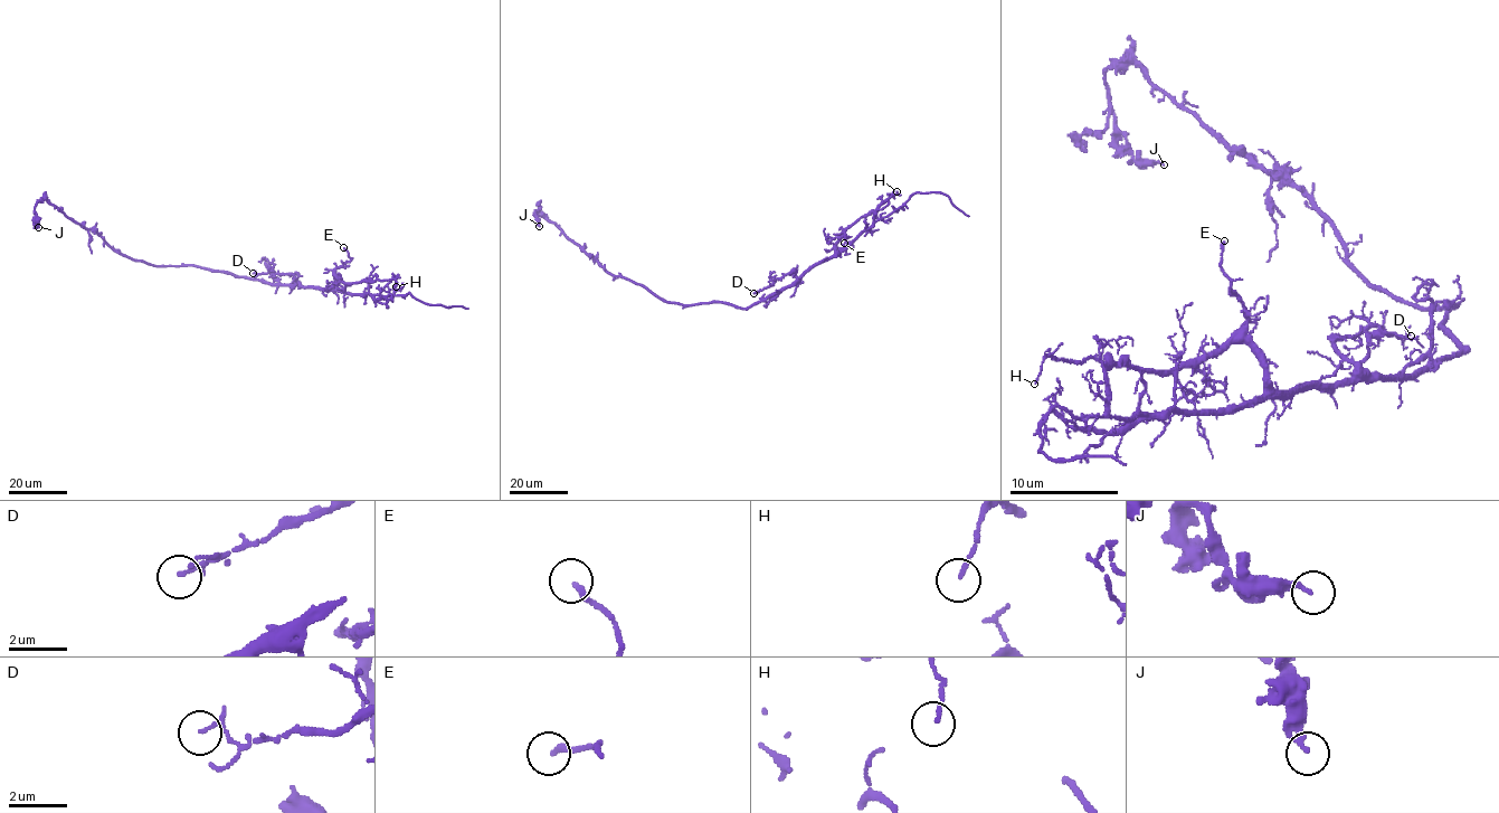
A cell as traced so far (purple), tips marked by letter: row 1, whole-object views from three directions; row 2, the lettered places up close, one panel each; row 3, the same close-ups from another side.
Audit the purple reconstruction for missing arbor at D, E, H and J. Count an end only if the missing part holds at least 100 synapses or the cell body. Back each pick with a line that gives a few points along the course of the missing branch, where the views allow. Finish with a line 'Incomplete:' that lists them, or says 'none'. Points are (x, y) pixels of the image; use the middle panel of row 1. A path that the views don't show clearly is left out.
Incomplete: none

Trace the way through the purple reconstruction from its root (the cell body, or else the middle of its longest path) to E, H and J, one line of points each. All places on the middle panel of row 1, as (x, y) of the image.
E: (737, 308), (749, 308), (789, 286), (809, 268), (831, 258), (836, 248), (852, 244), (844, 243)
H: (737, 308), (749, 308), (781, 291), (831, 258), (840, 235), (897, 191)
J: (737, 308), (721, 302), (682, 305), (663, 301), (643, 286), (610, 274), (537, 210), (539, 226)

